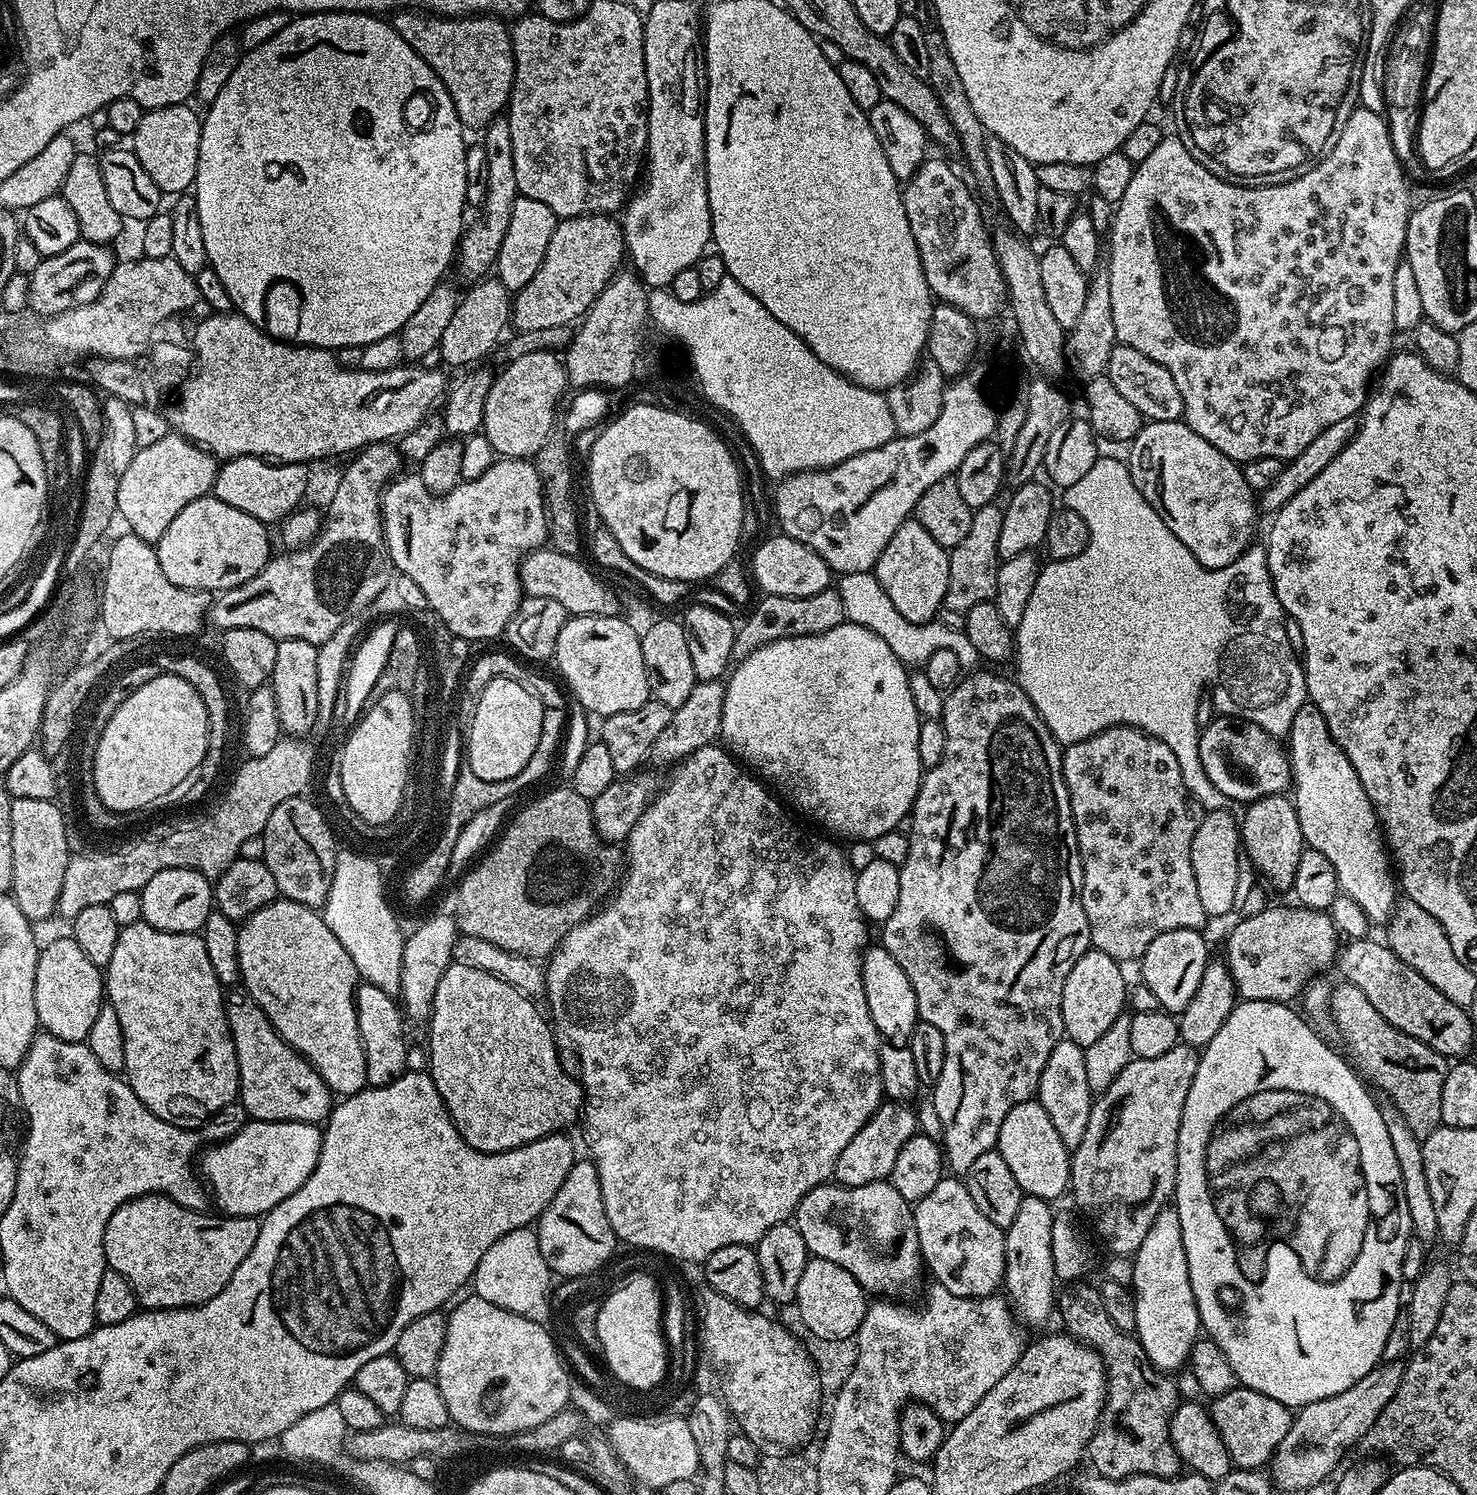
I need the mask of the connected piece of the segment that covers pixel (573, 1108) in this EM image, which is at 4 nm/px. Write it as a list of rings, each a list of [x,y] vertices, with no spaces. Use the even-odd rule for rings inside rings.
[[[455,962],[448,968],[438,982],[436,993],[433,996],[431,1017],[426,1024],[428,1029],[428,1044],[426,1043],[426,1071],[432,1077],[438,1094],[442,1094],[444,1109],[450,1114],[458,1134],[462,1134],[464,1141],[479,1152],[505,1152],[523,1144],[534,1142],[543,1136],[560,1134],[565,1131],[567,1124],[581,1119],[584,1106],[584,1089],[579,1079],[568,1077],[566,1069],[560,1065],[560,1056],[556,1053],[556,1040],[552,1037],[553,1029],[549,1021],[535,1008],[533,1001],[514,986],[502,982],[502,978],[494,978],[494,974],[486,974],[486,970],[473,970],[471,966],[458,966]]]

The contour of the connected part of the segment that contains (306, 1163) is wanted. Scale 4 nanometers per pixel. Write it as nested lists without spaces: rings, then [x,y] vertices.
[[[249,1119],[247,1124],[243,1124],[227,1140],[213,1143],[203,1153],[202,1176],[210,1189],[211,1199],[220,1207],[217,1209],[225,1216],[263,1217],[274,1206],[278,1206],[283,1200],[290,1198],[290,1194],[294,1194],[294,1190],[298,1190],[298,1186],[302,1186],[302,1182],[306,1182],[306,1178],[310,1178],[310,1174],[318,1162],[321,1139],[321,1129],[314,1124],[303,1124],[297,1120]]]

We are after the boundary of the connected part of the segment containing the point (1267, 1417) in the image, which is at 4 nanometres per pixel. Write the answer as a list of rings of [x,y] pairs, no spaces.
[[[1243,1386],[1215,1397],[1211,1401],[1210,1411],[1214,1426],[1236,1468],[1263,1469],[1276,1453],[1282,1438],[1286,1438],[1286,1430],[1290,1430],[1294,1415],[1293,1409],[1282,1402],[1274,1402],[1274,1398],[1266,1398],[1266,1394],[1258,1394],[1258,1390]]]

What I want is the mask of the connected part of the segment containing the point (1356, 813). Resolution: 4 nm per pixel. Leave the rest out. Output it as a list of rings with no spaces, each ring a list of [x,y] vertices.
[[[1307,702],[1298,710],[1292,729],[1286,737],[1286,751],[1292,762],[1291,791],[1296,792],[1294,803],[1305,845],[1314,850],[1322,850],[1322,854],[1330,858],[1330,866],[1334,866],[1334,874],[1338,874],[1341,893],[1353,899],[1373,925],[1387,925],[1398,903],[1398,880],[1394,875],[1389,849],[1386,847],[1384,829],[1350,758],[1346,758],[1338,742],[1334,742],[1326,726],[1326,718],[1322,718],[1322,710],[1318,710],[1318,706]]]

